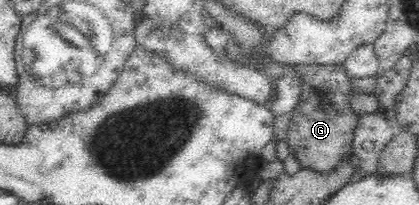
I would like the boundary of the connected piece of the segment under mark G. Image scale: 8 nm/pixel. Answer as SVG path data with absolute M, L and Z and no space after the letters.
M282 64L284 70L294 71L294 75L300 79L300 100L296 102L291 112L291 121L287 132L287 142L290 153L298 159L301 167L318 173L333 171L342 161L352 158L353 150L351 142L355 136L355 128L364 114L356 113L350 107L349 97L355 94L351 77L348 76L343 65L294 65Z

